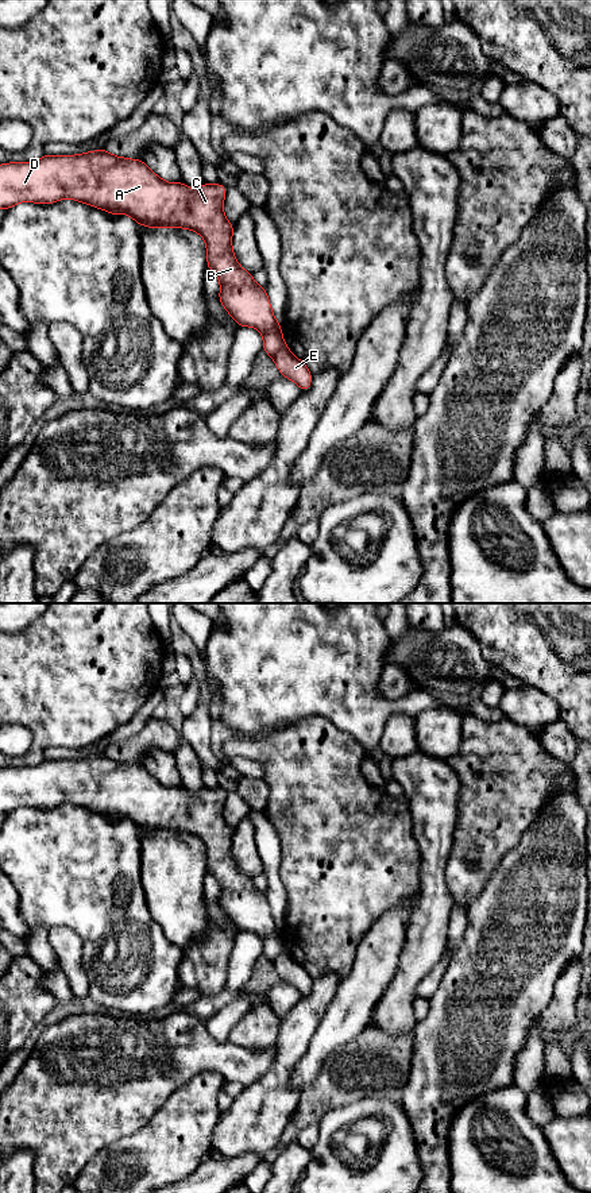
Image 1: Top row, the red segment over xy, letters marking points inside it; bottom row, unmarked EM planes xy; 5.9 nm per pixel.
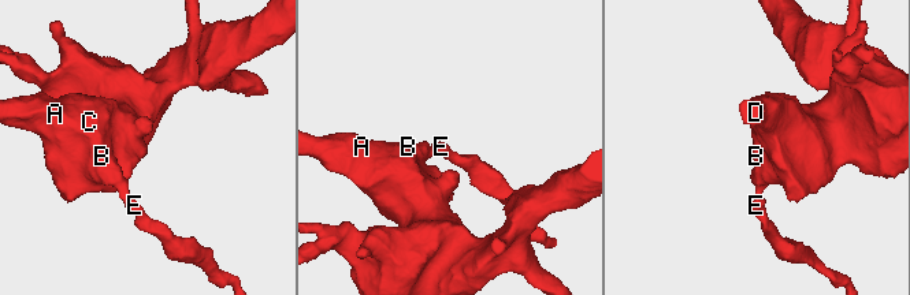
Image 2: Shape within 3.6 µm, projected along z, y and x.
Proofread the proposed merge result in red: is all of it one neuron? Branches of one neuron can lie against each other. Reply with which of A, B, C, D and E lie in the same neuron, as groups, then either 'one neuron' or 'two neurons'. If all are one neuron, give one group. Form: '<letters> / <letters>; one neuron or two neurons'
A B C D / E; two neurons

